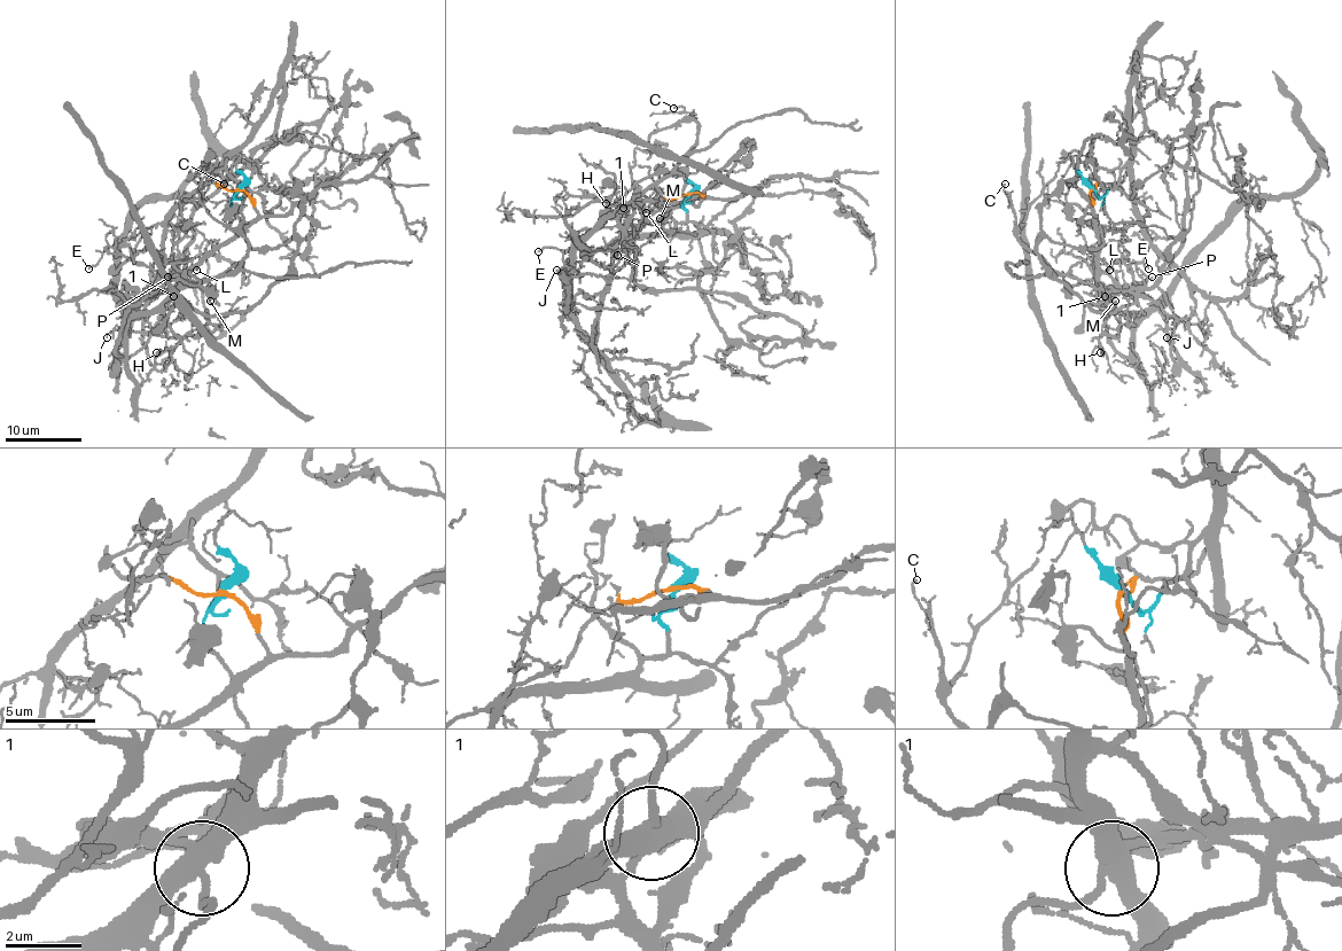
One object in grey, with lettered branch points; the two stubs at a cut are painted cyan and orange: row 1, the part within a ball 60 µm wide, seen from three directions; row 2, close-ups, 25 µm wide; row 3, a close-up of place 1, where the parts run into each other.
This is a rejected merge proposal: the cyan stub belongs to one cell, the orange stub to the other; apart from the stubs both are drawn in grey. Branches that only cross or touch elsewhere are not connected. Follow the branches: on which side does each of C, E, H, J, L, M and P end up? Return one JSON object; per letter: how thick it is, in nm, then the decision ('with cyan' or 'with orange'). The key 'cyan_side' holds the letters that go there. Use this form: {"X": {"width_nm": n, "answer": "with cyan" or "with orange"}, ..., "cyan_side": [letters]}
{"C": {"width_nm": 100, "answer": "with orange"}, "E": {"width_nm": 130, "answer": "with orange"}, "H": {"width_nm": 140, "answer": "with orange"}, "J": {"width_nm": 130, "answer": "with orange"}, "L": {"width_nm": 130, "answer": "with orange"}, "M": {"width_nm": 160, "answer": "with orange"}, "P": {"width_nm": 140, "answer": "with orange"}, "cyan_side": []}

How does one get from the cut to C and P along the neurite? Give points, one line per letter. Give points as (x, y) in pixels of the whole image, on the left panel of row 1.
C: (238, 188), (257, 217), (215, 246), (185, 278), (186, 283), (228, 277), (248, 255), (242, 200), (225, 185)
P: (238, 188), (248, 194), (257, 217), (188, 269), (179, 271), (171, 259), (174, 271), (168, 277)

